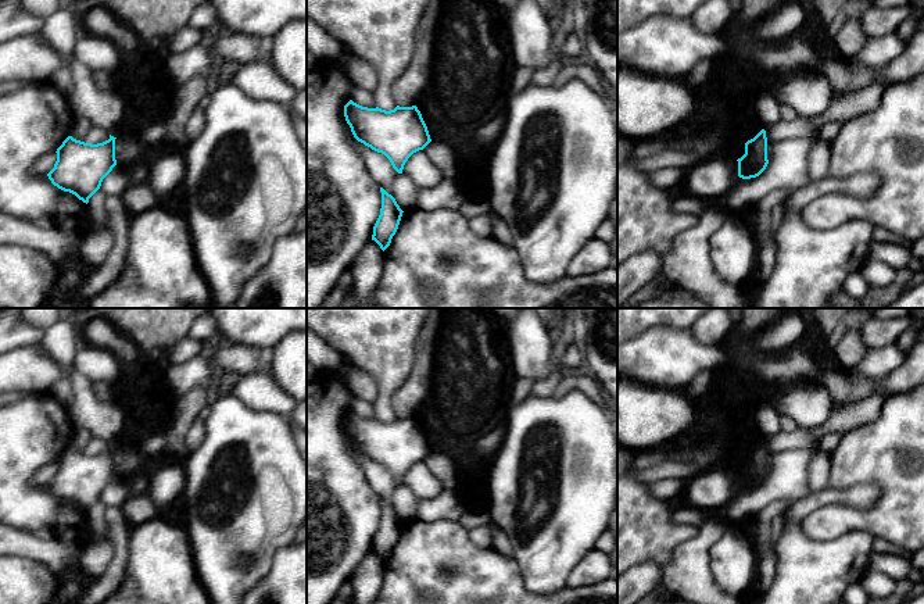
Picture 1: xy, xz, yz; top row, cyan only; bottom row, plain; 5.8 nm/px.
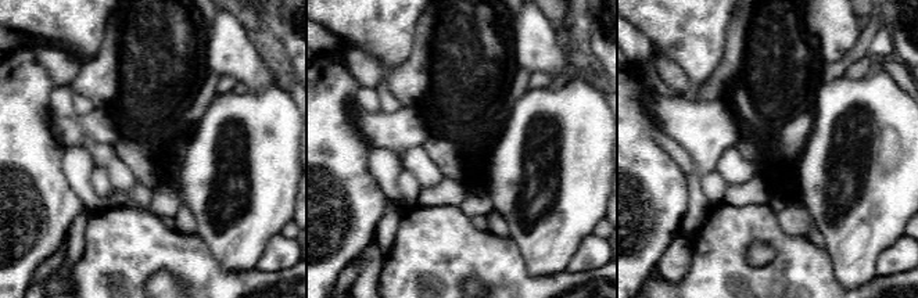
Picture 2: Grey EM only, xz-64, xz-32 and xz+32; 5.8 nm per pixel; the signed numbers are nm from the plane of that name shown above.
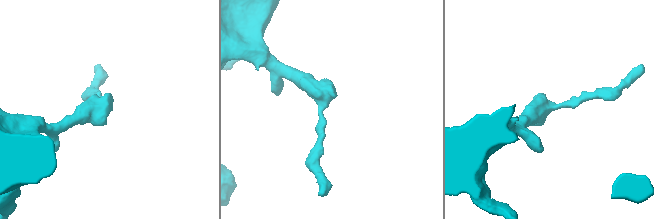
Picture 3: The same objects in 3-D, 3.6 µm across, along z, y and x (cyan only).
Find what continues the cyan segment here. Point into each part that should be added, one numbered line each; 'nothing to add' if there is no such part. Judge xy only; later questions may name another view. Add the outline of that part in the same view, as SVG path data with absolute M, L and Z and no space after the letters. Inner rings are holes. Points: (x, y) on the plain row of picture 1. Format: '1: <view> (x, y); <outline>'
nothing to add

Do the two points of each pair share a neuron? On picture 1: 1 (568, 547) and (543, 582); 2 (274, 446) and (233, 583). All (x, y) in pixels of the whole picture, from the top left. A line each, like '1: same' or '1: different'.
1: same
2: same

